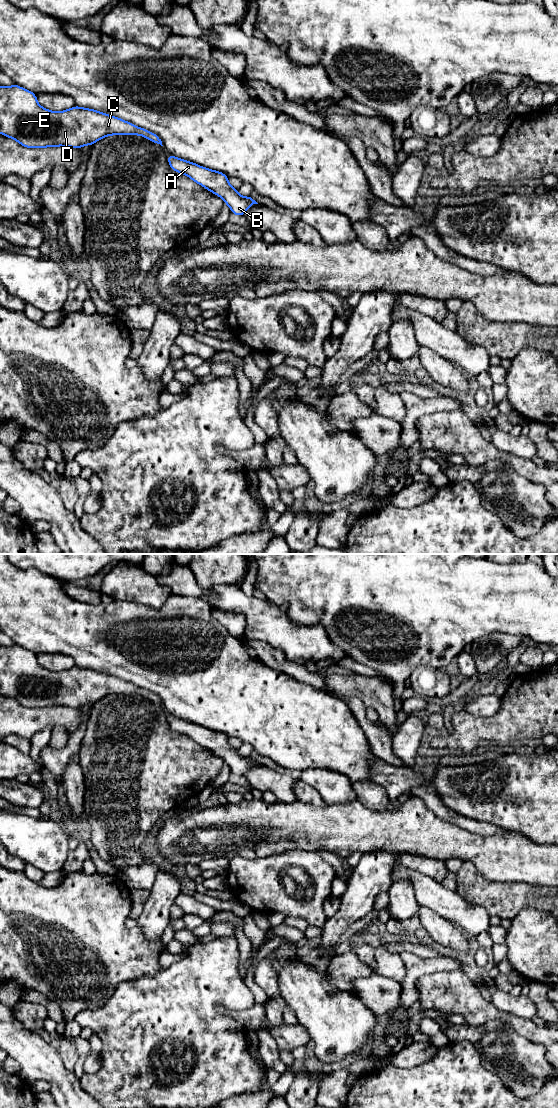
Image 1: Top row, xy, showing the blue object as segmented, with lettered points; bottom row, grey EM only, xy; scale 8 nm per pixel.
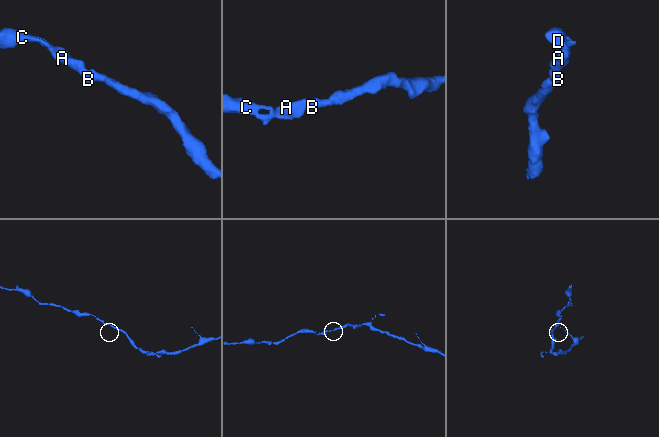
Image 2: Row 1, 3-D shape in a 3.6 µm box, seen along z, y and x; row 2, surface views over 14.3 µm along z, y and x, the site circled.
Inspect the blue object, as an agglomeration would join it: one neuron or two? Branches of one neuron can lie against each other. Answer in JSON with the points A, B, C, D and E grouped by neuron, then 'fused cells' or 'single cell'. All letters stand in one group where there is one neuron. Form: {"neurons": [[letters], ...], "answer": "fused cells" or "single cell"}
{"neurons": [["A", "B", "C", "D", "E"]], "answer": "single cell"}

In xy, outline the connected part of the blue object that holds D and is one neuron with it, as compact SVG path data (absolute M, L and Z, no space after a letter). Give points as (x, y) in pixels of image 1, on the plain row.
M16 644L9 647L0 646L0 693L27 708L55 706L81 708L93 705L105 696L117 694L141 695L163 706L156 694L109 674L78 666L60 672L45 669L38 664L35 653Z

